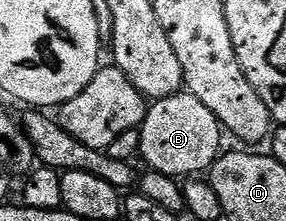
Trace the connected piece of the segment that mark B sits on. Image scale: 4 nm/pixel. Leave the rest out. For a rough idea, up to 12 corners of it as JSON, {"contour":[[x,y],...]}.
{"contour":[[187,90],[152,101],[140,159],[174,178],[208,173],[221,124]]}

